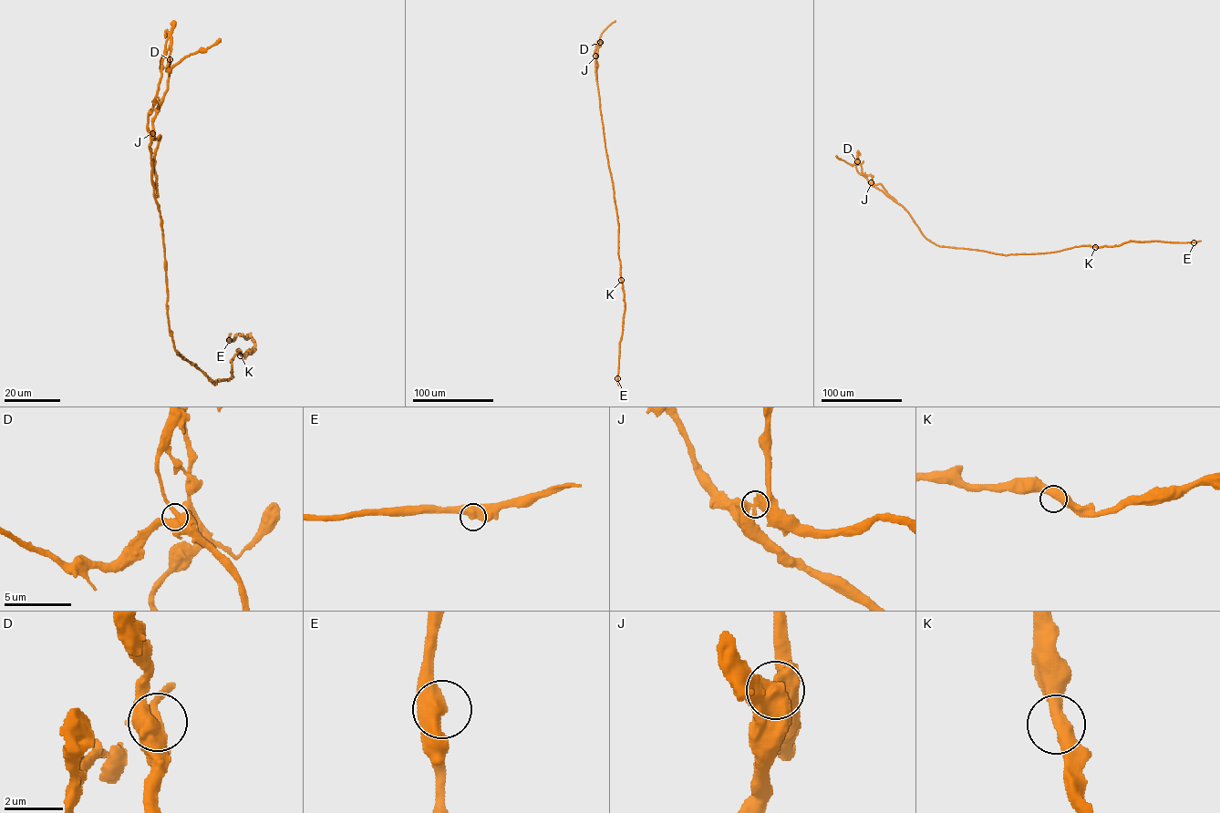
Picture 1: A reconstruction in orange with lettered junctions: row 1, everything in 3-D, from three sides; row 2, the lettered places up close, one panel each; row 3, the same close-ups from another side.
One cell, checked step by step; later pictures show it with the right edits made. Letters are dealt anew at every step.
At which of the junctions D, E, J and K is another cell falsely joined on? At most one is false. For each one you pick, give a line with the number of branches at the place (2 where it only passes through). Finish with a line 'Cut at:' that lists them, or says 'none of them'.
J: branches 2
Cut at: J

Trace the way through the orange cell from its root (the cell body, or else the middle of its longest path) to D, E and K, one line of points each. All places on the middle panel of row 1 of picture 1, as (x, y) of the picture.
D: (611, 178), (595, 74), (594, 57), (600, 42)
E: (611, 178), (625, 306), (617, 378)
K: (611, 178), (618, 226), (621, 280)

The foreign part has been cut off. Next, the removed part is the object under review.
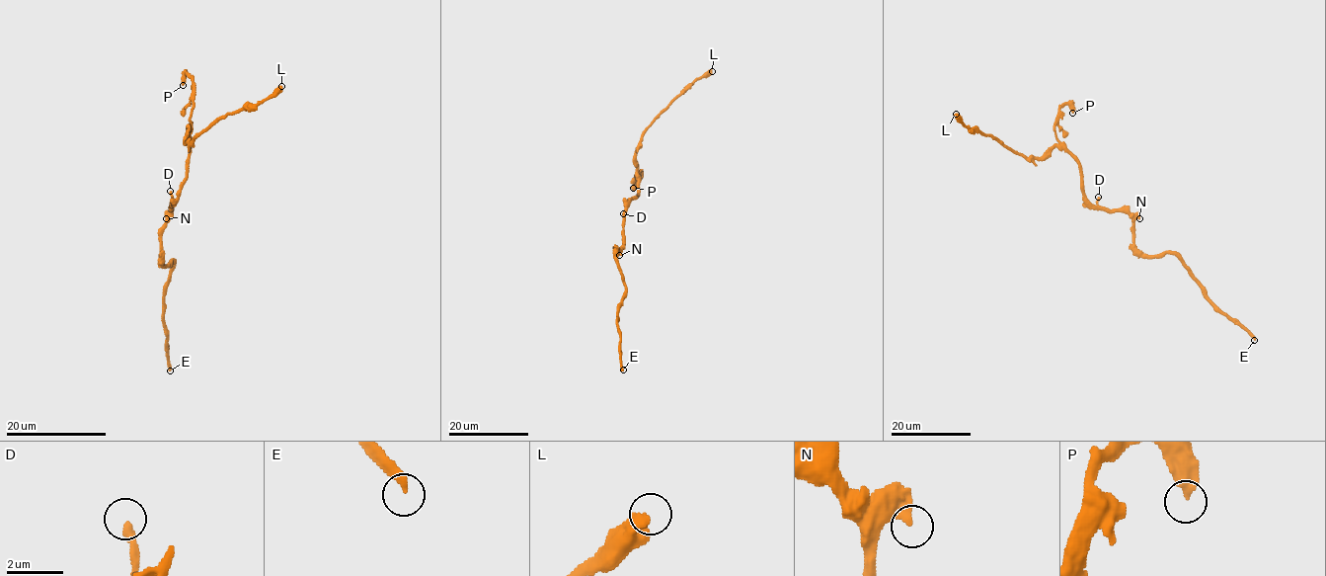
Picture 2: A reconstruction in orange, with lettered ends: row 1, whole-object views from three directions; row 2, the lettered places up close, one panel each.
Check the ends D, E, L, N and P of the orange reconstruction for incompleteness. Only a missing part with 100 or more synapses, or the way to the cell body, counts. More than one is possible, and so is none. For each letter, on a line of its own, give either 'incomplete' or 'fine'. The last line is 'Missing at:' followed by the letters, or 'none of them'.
D: fine
E: incomplete
L: fine
N: fine
P: fine
Missing at: E

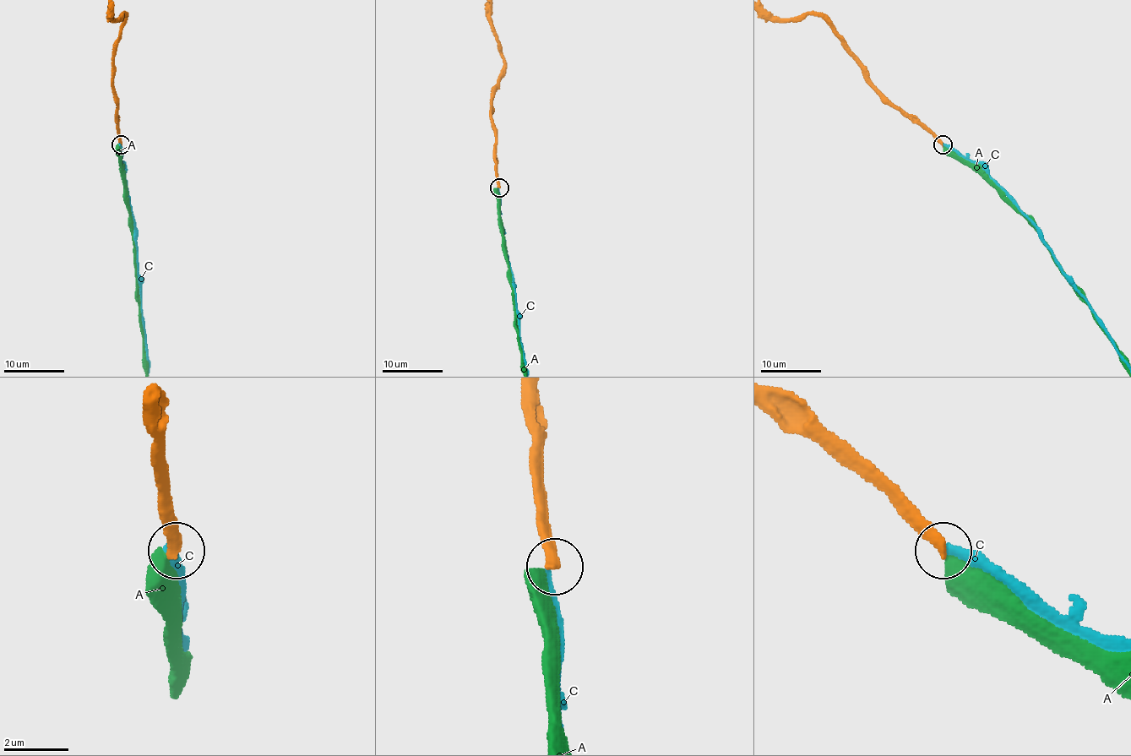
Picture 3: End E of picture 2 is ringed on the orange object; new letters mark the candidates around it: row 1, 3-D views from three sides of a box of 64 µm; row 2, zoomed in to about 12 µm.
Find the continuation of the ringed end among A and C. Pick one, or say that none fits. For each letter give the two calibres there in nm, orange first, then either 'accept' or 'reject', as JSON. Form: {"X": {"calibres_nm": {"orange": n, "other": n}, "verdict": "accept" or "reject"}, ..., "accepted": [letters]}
{"A": {"calibres_nm": {"orange": 360, "other": 500}, "verdict": "reject"}, "C": {"calibres_nm": {"orange": 380, "other": 280}, "verdict": "reject"}, "accepted": []}

